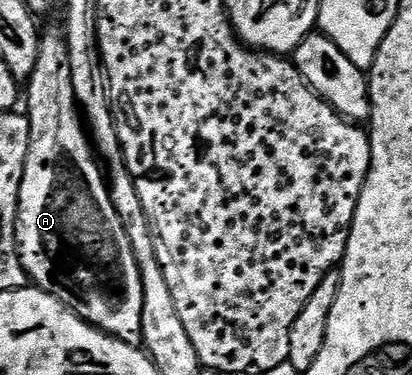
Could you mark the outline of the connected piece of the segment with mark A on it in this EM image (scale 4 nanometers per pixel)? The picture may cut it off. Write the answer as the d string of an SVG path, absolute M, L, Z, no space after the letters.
M45 34L41 38L38 65L26 83L26 99L27 95L30 145L26 153L26 169L20 186L16 218L16 247L20 250L20 263L35 286L57 295L75 315L82 317L92 327L121 339L123 343L139 344L142 339L144 286L138 261L134 257L124 222L114 209L109 184L102 174L89 132L82 122L74 81L70 77L68 44L61 36L59 39L56 35Z

